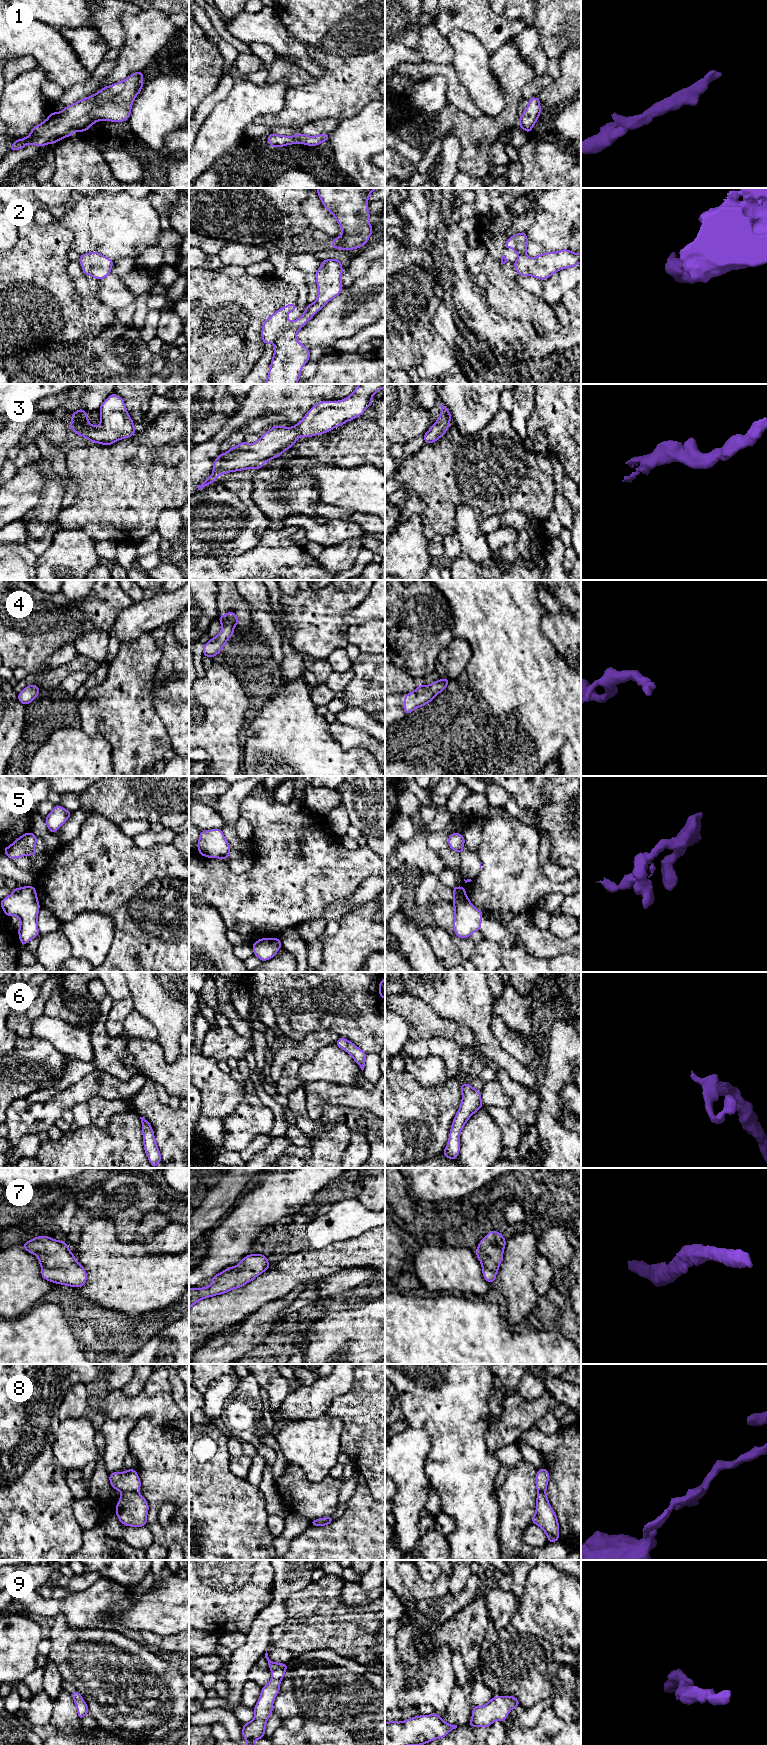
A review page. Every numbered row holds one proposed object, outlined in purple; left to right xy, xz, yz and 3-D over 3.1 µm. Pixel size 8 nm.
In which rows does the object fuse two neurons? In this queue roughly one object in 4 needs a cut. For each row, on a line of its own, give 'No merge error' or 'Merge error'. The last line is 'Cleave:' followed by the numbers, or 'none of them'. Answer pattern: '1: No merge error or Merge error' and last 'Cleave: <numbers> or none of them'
1: No merge error
2: No merge error
3: No merge error
4: No merge error
5: Merge error
6: No merge error
7: No merge error
8: Merge error
9: No merge error
Cleave: 5, 8

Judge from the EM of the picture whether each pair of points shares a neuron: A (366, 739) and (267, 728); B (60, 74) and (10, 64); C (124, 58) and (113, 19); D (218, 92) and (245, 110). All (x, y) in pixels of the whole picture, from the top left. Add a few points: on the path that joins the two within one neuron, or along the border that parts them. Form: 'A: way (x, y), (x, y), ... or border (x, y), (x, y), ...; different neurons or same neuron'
A: border (329, 724), (339, 743), (353, 748); different neurons
B: border (15, 56), (30, 55), (39, 67); different neurons
C: border (121, 21), (124, 30), (124, 42), (119, 47); different neurons
D: border (235, 83), (228, 95), (219, 101), (209, 113); different neurons

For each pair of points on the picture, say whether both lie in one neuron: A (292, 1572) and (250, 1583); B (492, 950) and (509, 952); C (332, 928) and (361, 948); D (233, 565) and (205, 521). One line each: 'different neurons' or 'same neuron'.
A: different neurons
B: different neurons
C: different neurons
D: different neurons

